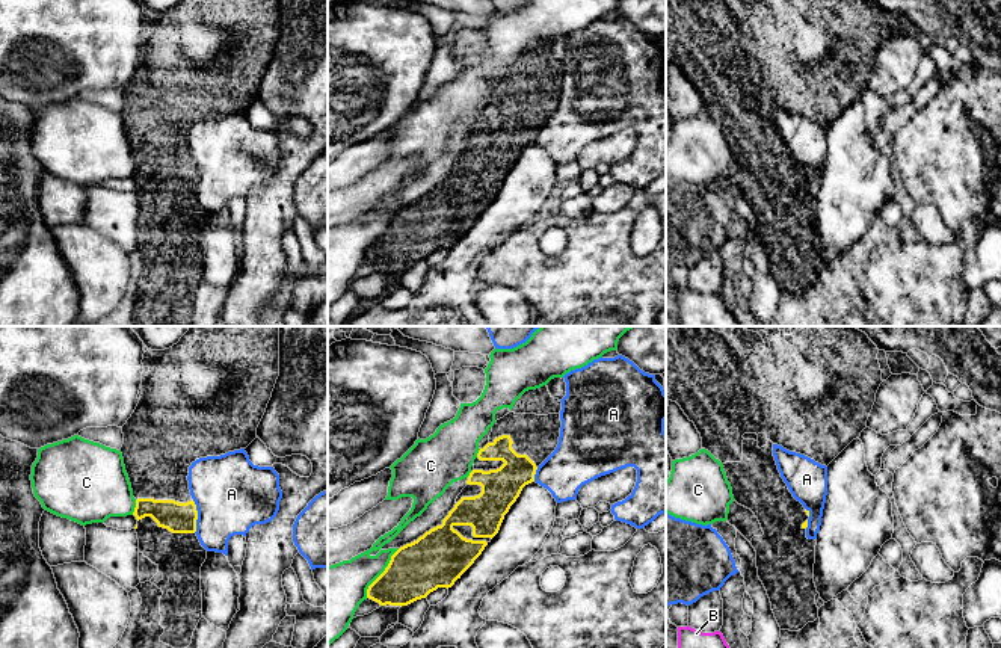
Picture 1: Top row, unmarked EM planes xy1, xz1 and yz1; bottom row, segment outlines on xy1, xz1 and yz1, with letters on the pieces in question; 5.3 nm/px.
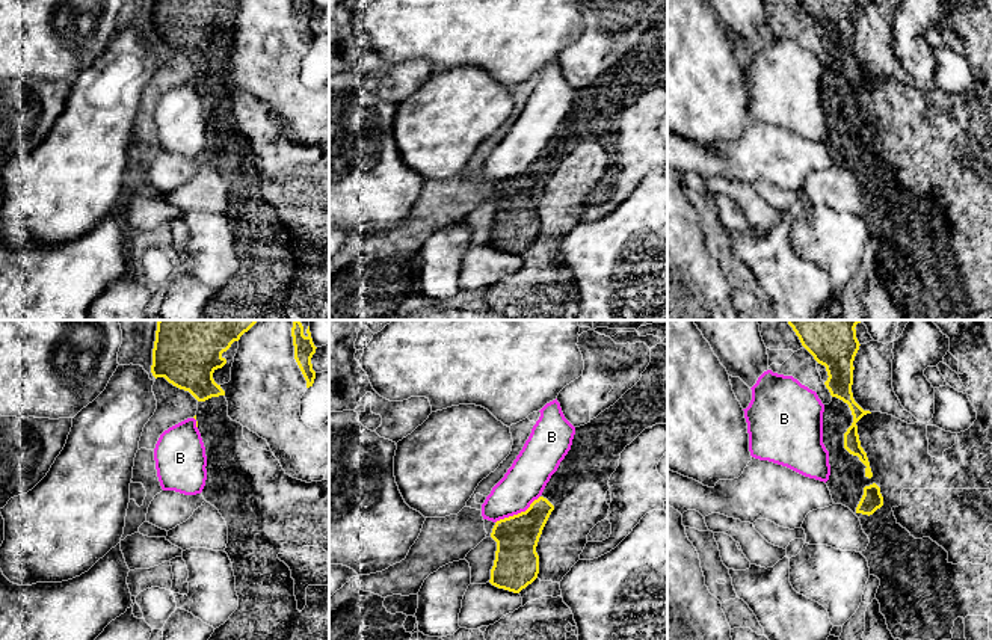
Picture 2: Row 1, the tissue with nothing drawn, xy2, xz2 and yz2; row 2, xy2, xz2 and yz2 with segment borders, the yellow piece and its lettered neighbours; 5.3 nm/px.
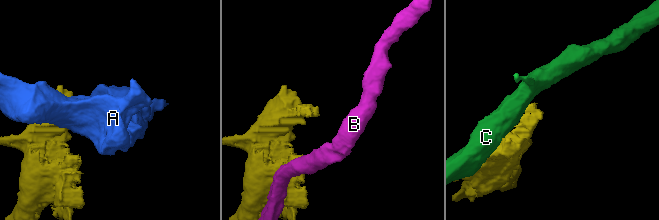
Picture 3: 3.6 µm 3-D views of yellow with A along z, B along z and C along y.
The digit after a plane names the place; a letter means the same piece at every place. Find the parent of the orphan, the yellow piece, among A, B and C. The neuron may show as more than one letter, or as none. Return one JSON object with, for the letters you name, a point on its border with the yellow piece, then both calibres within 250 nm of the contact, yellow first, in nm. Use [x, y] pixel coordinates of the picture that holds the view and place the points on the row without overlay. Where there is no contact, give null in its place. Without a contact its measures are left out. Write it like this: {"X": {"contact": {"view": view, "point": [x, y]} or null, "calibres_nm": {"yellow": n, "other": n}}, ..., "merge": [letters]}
{"merge": []}

